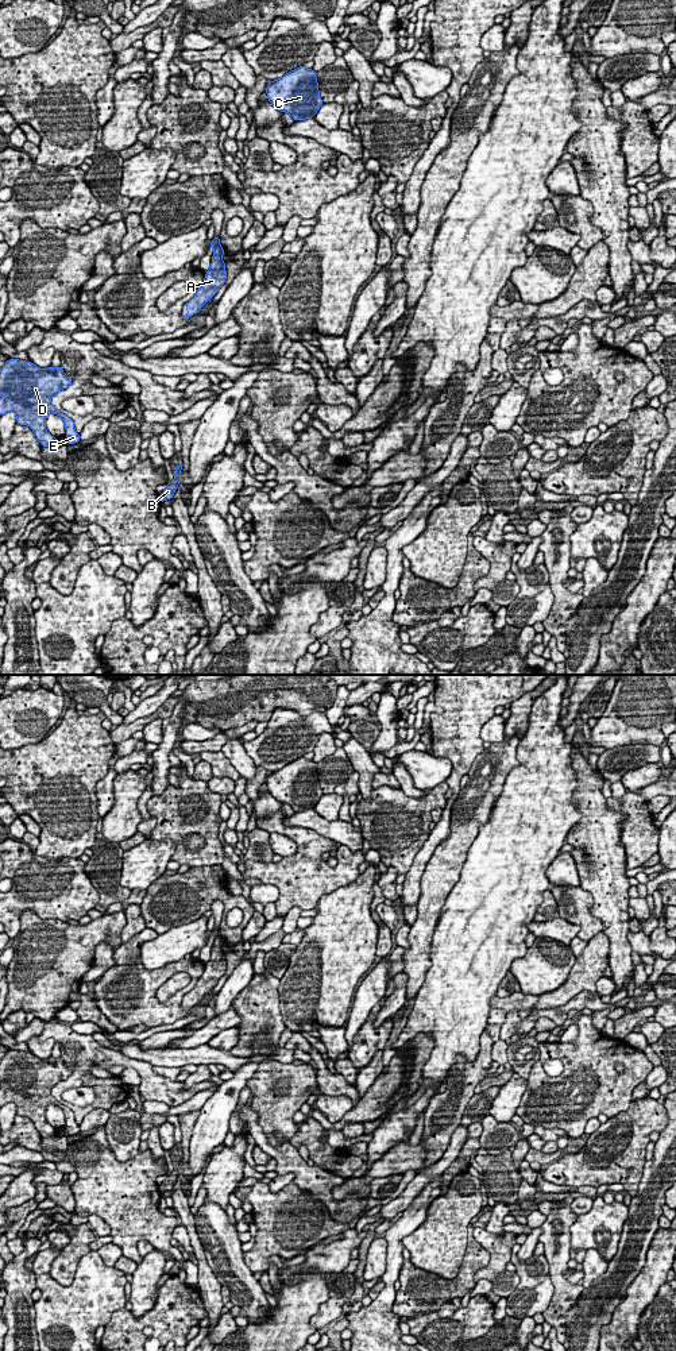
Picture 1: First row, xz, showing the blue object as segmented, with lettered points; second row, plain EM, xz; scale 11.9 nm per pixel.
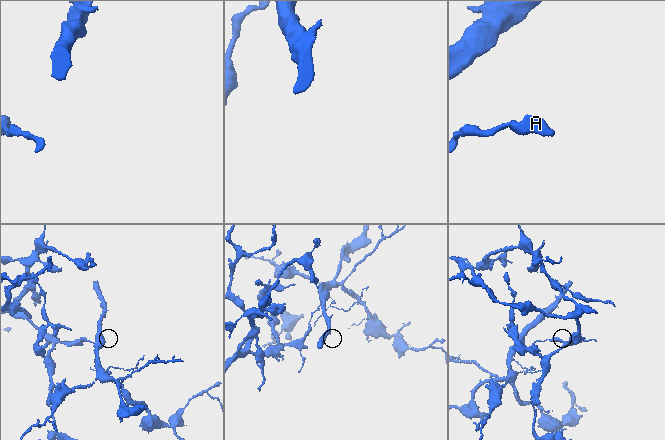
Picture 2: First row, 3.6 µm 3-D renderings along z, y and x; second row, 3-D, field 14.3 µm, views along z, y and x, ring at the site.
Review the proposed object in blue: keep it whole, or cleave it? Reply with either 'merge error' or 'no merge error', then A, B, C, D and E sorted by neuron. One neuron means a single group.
merge error | A B D E / C

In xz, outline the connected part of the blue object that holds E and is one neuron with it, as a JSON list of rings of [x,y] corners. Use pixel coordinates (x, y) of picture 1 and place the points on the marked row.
[[[8,359],[0,370],[0,416],[13,412],[16,422],[30,426],[46,448],[58,444],[46,429],[46,417],[54,413],[65,421],[67,444],[78,443],[74,421],[51,404],[51,398],[72,383],[61,366],[39,368],[32,362]]]

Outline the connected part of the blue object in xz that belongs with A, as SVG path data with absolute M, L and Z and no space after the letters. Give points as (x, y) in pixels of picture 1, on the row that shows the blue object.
M217 244L213 256L210 269L205 273L202 285L197 289L194 297L185 304L188 314L184 319L198 313L201 308L219 292L219 289L225 283L227 271L225 262L223 260L224 248L221 244Z

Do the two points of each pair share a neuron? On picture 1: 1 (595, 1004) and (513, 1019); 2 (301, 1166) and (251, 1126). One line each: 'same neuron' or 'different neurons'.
1: different neurons
2: same neuron

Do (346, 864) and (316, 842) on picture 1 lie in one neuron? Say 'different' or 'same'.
same

